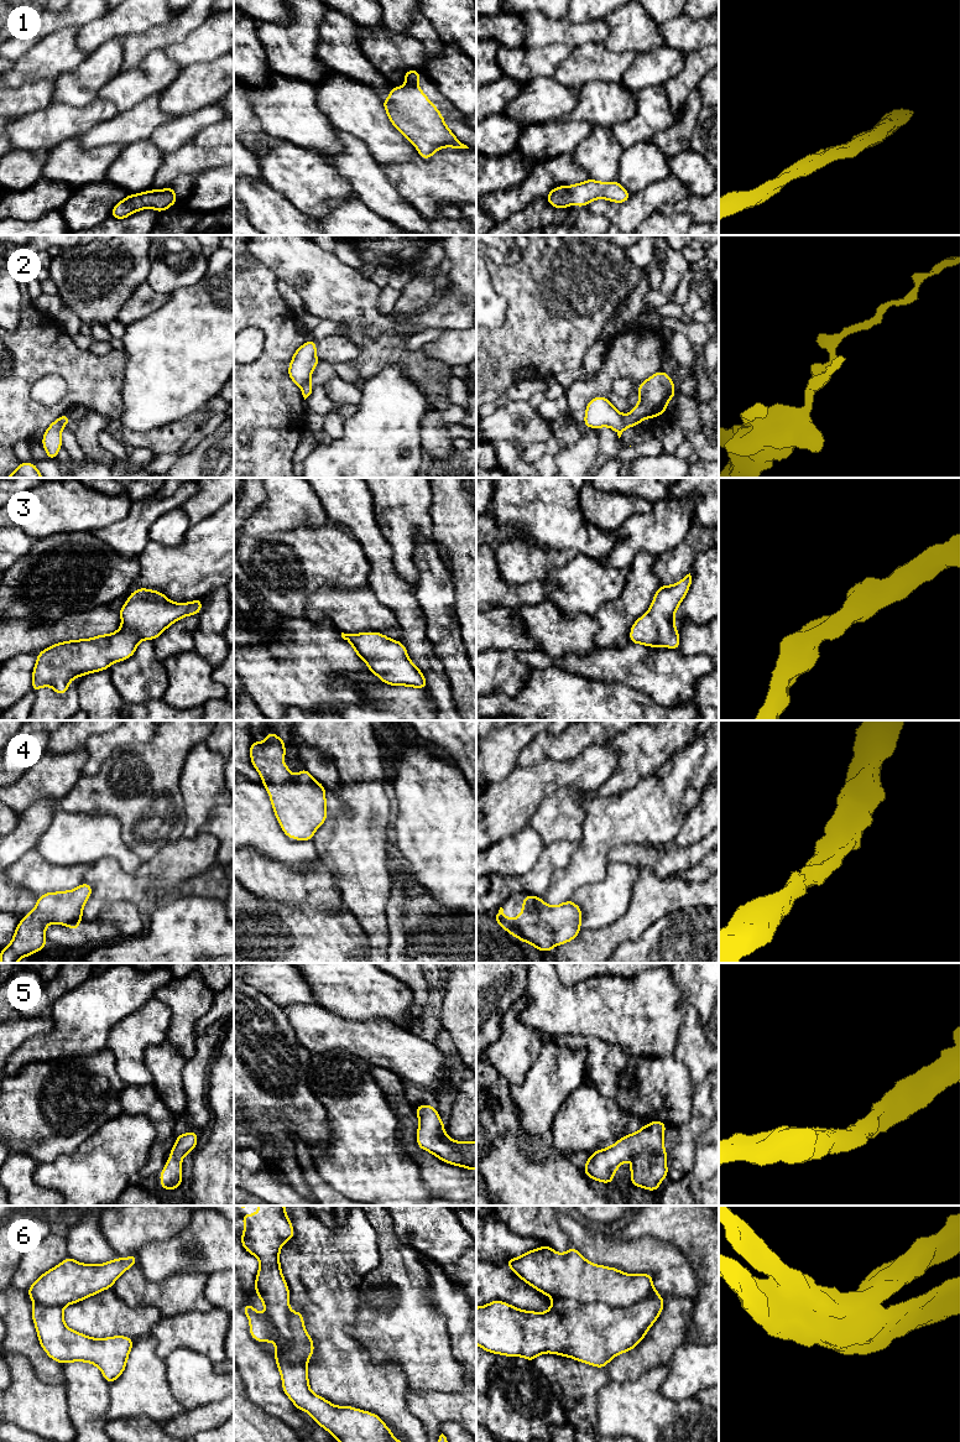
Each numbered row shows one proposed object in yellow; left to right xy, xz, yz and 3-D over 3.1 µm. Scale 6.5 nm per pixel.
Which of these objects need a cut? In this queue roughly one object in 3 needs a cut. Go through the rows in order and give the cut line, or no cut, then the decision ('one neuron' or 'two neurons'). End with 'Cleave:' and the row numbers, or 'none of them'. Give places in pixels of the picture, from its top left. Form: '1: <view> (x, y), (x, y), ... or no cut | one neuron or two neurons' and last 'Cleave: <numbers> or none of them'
1: no cut | one neuron
2: yz (622, 415), (622, 420), (627, 426) | two neurons
3: no cut | one neuron
4: no cut | one neuron
5: no cut | one neuron
6: yz (652, 1289), (626, 1307), (553, 1299) | two neurons
Cleave: 2, 6

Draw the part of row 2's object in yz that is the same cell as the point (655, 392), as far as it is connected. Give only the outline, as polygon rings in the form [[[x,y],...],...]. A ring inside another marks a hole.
[[[663,370],[638,385],[640,402],[632,412],[624,415],[627,427],[638,426],[646,418],[666,413],[667,404],[675,396],[674,382]]]

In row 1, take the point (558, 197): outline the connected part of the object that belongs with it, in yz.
[[[588,178],[585,182],[569,187],[558,186],[547,194],[551,207],[569,209],[573,203],[575,207],[584,207],[595,199],[607,199],[614,203],[625,203],[631,194],[617,181],[599,182]]]

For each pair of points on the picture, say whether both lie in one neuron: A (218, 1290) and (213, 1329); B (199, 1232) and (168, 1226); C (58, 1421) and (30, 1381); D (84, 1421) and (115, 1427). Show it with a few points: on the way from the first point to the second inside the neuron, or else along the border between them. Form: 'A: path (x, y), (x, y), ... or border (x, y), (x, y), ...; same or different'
A: border (215, 1307), (220, 1308); different
B: border (191, 1218), (189, 1223), (172, 1238), (157, 1242); different
C: path (48, 1411), (30, 1391); same
D: border (109, 1420), (104, 1429); different

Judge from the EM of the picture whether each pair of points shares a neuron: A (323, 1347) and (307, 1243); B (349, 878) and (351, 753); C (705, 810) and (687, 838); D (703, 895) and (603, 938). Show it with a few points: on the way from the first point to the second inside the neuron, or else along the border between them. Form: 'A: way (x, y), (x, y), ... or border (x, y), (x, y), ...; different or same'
A: way (323, 1321), (323, 1269); same
B: way (350, 847), (350, 784); same
C: way (705, 817), (693, 831); same
D: way (678, 895), (658, 896), (627, 927); same

